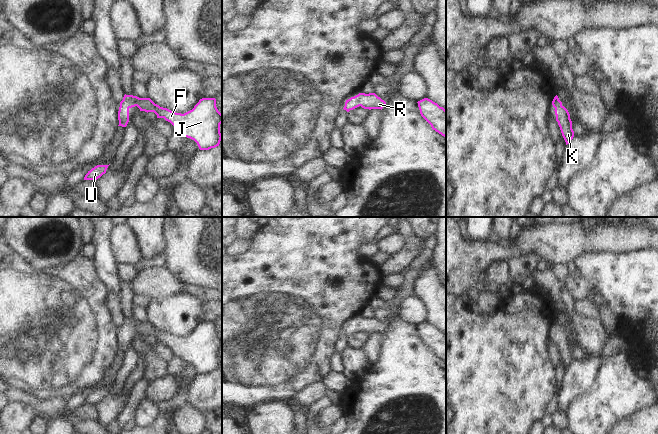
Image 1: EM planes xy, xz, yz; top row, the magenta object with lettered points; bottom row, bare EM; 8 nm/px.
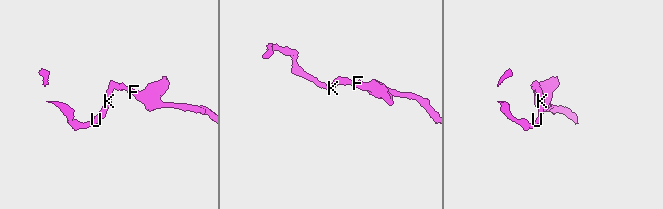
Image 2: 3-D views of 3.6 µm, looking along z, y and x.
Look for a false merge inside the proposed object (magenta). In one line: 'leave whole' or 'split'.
leave whole

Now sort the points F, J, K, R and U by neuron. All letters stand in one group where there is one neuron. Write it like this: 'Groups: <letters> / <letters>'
Groups: F J K R U.

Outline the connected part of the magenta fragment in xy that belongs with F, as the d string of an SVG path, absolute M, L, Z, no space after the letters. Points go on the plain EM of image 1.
M124 319L118 335L119 349L126 351L129 346L129 333L137 330L140 335L154 336L157 342L170 346L175 356L194 364L200 374L209 374L219 370L222 363L220 348L222 338L216 331L215 322L202 322L194 332L184 338L160 331L150 322Z

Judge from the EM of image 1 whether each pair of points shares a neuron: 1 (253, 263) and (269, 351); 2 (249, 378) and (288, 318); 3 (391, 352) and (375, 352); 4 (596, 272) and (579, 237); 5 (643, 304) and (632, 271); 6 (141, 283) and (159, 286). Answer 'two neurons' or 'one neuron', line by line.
1: one neuron
2: one neuron
3: two neurons
4: two neurons
5: one neuron
6: one neuron

